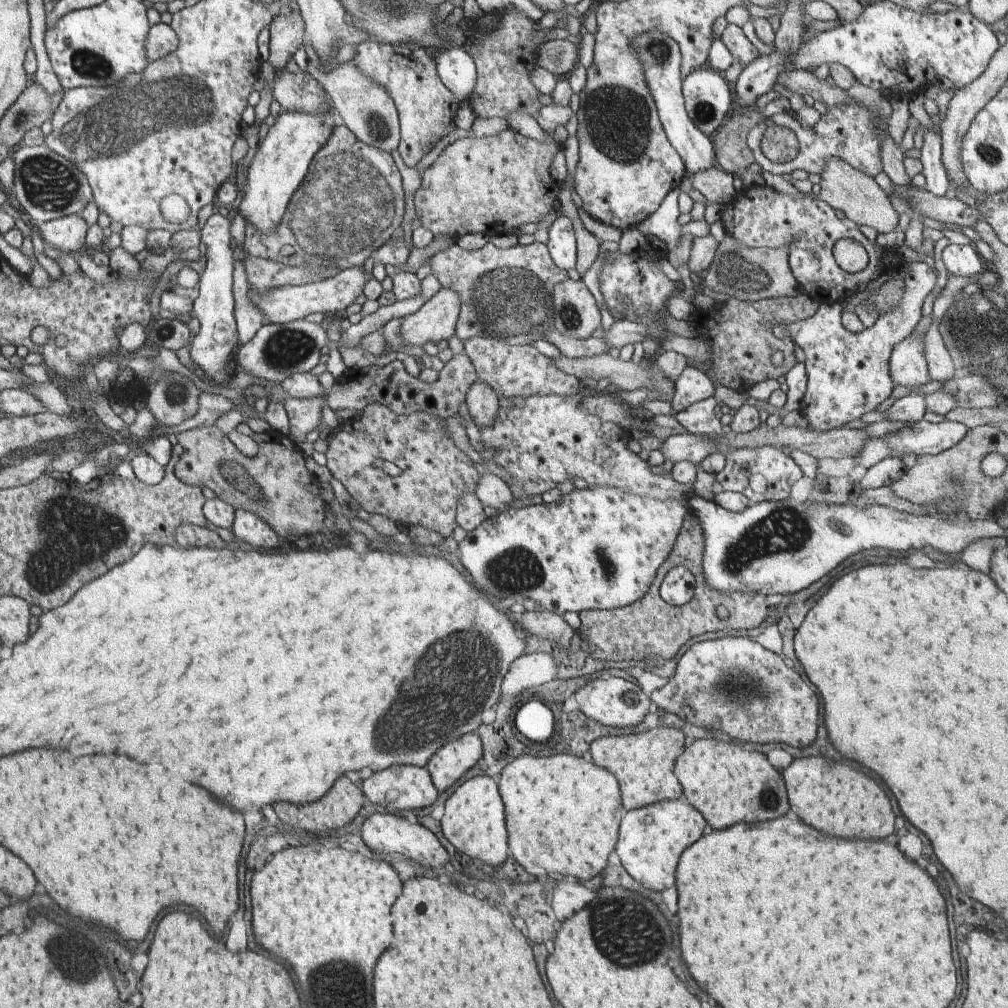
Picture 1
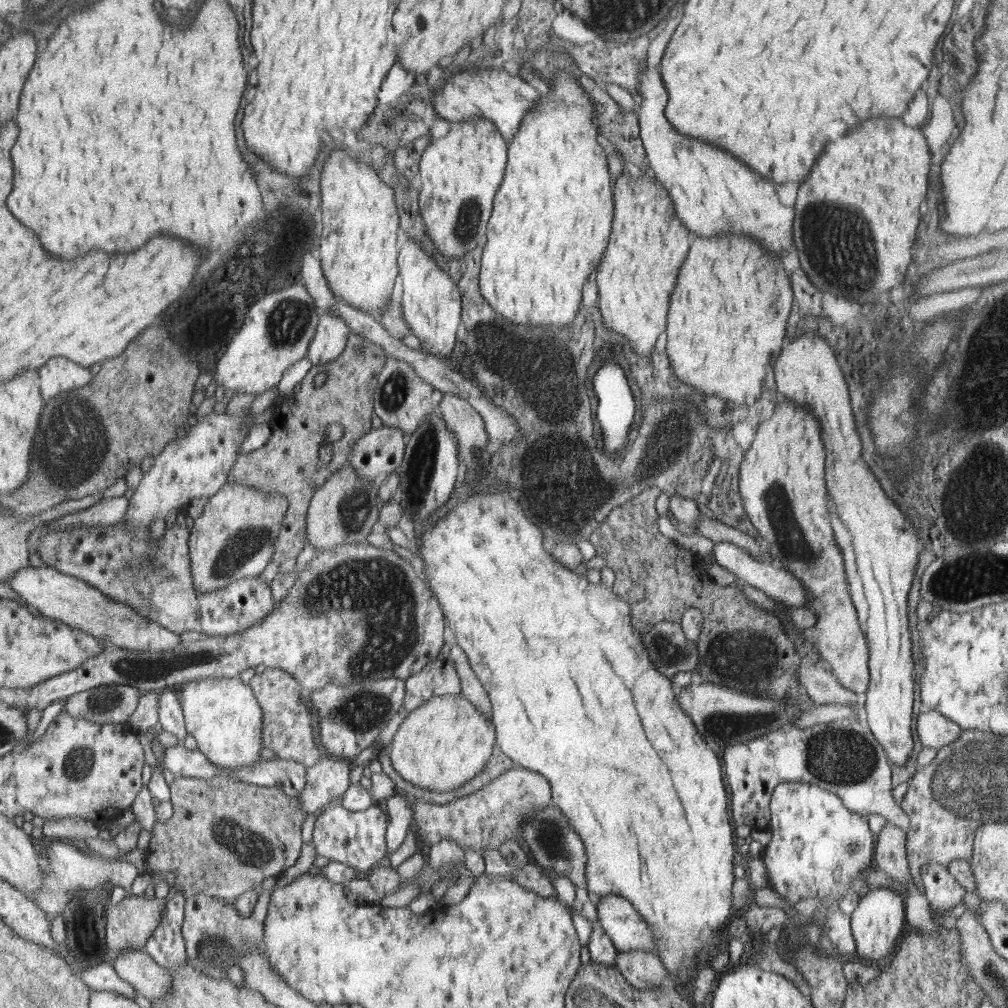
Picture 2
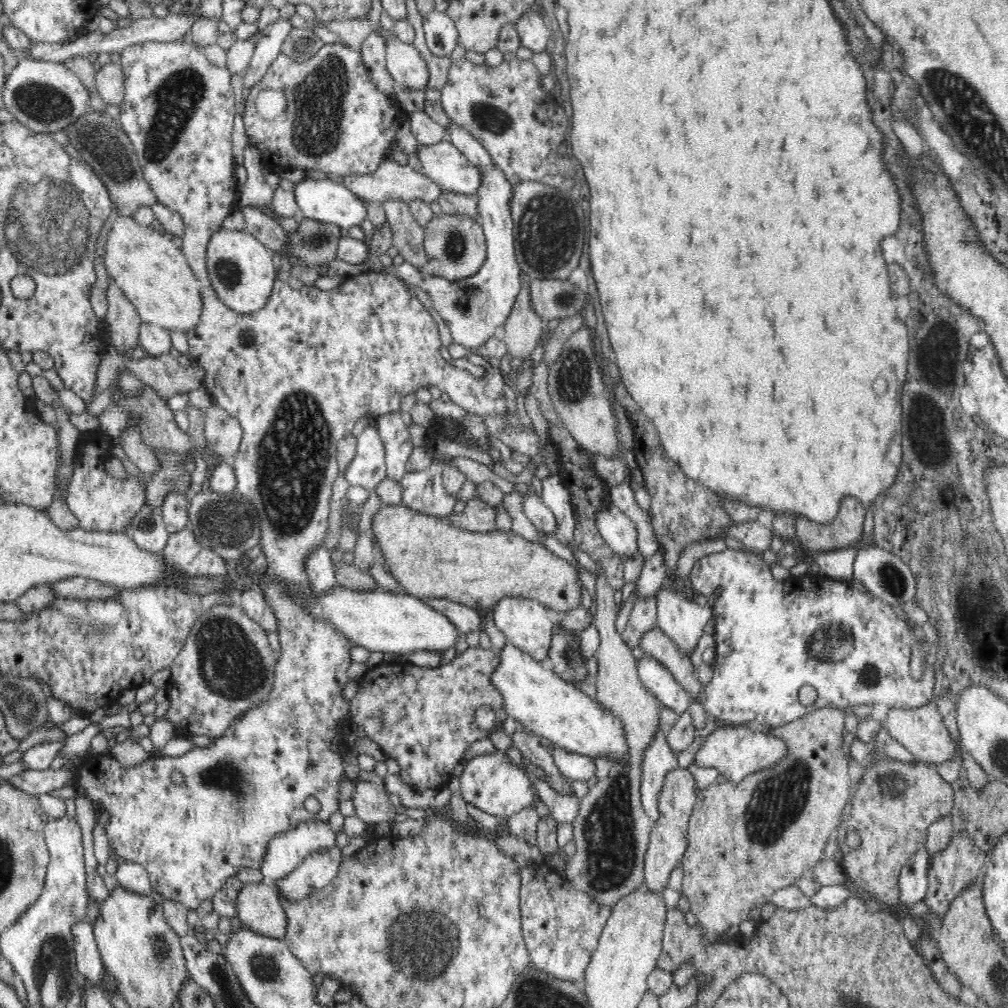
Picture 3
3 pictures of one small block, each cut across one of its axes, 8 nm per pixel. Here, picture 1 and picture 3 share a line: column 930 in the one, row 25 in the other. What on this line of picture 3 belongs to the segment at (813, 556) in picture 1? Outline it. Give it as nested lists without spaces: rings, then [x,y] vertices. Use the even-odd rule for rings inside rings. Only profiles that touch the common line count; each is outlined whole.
[[[524,12],[514,26],[517,28],[521,46],[529,48],[534,53],[548,50],[546,44],[551,37],[551,30],[544,23],[540,12]]]

